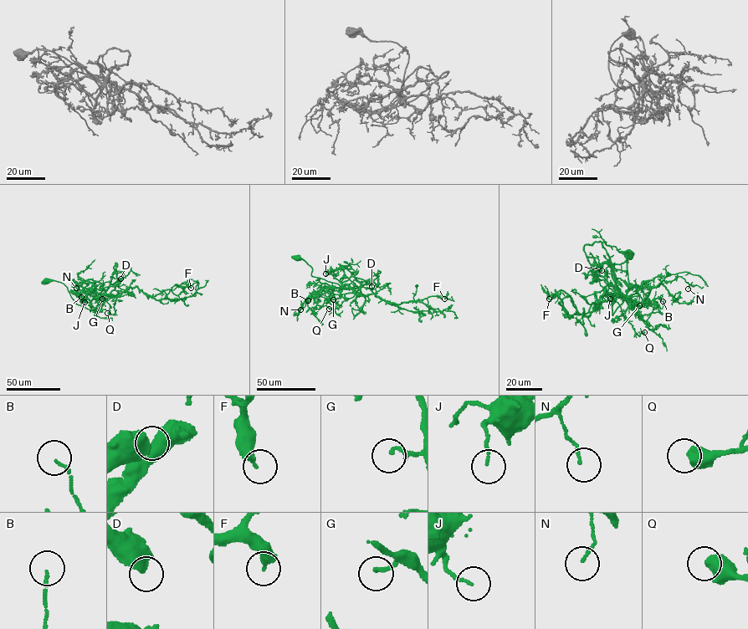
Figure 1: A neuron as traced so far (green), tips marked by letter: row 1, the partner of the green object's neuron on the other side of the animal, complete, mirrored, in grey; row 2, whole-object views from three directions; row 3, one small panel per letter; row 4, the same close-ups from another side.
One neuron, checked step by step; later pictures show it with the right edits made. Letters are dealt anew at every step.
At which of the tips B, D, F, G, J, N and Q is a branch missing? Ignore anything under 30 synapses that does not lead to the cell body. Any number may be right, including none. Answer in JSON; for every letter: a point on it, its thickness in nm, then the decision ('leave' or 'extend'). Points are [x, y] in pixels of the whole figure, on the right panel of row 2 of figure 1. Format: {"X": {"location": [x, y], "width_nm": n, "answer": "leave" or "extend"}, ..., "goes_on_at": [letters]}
{"B": {"location": [663, 301], "width_nm": 100, "answer": "leave"}, "D": {"location": [601, 270], "width_nm": 600, "answer": "leave"}, "F": {"location": [549, 299], "width_nm": 320, "answer": "leave"}, "G": {"location": [639, 305], "width_nm": 170, "answer": "leave"}, "J": {"location": [610, 299], "width_nm": 100, "answer": "leave"}, "N": {"location": [688, 288], "width_nm": 110, "answer": "leave"}, "Q": {"location": [644, 332], "width_nm": 550, "answer": "leave"}, "goes_on_at": []}

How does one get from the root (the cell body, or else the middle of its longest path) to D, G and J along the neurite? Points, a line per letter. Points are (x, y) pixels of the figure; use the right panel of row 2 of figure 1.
D: (631, 255), (626, 255), (627, 294), (612, 314), (617, 296), (628, 299), (636, 312), (599, 276), (601, 270)
G: (631, 255), (626, 255), (629, 283), (627, 294), (612, 314), (612, 306), (617, 296), (633, 299), (639, 305)
J: (631, 255), (626, 255), (627, 294), (612, 315), (617, 295), (613, 285), (608, 283), (604, 293), (610, 299)

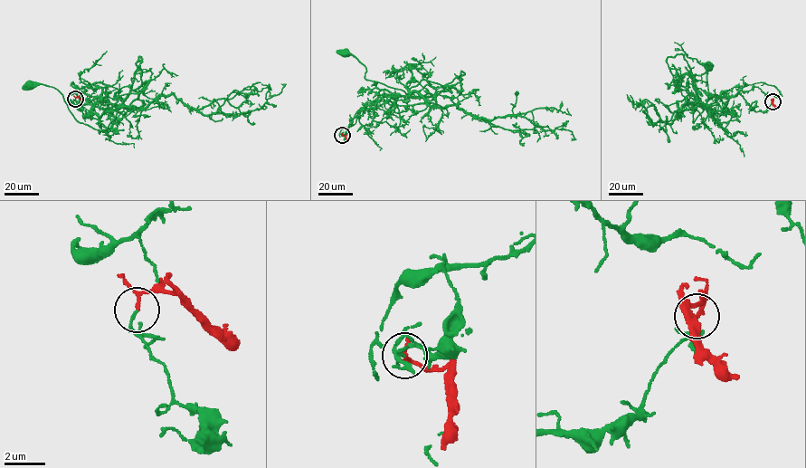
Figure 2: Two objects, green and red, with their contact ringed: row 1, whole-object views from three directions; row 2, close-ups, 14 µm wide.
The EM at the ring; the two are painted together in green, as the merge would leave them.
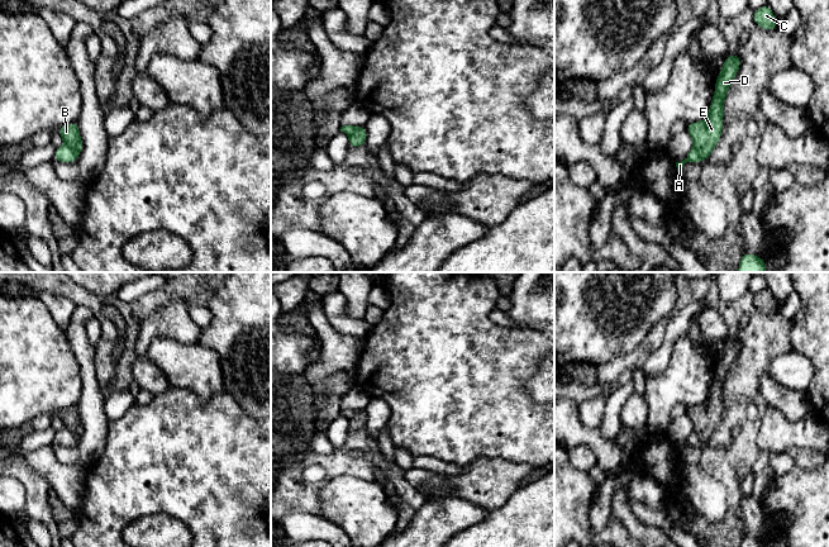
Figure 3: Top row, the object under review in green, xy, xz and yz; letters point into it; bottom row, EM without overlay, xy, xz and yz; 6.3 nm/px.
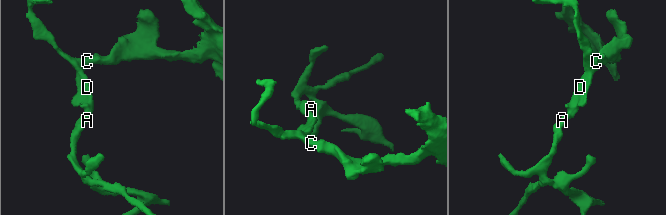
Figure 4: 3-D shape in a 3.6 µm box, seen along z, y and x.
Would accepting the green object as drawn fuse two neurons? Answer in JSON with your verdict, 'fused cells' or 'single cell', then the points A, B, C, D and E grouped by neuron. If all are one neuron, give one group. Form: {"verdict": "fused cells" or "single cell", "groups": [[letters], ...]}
{"verdict": "fused cells", "groups": [["A"], ["B", "C", "D", "E"]]}

